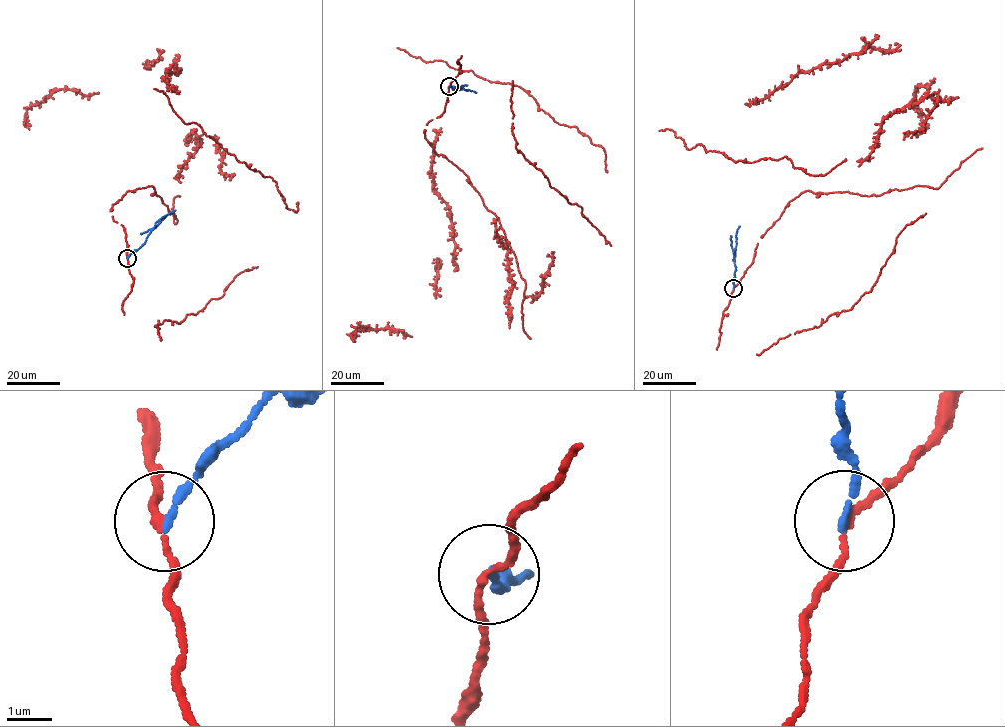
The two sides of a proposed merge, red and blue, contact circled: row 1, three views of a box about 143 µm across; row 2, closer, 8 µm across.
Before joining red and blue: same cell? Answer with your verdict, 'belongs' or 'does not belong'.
does not belong

